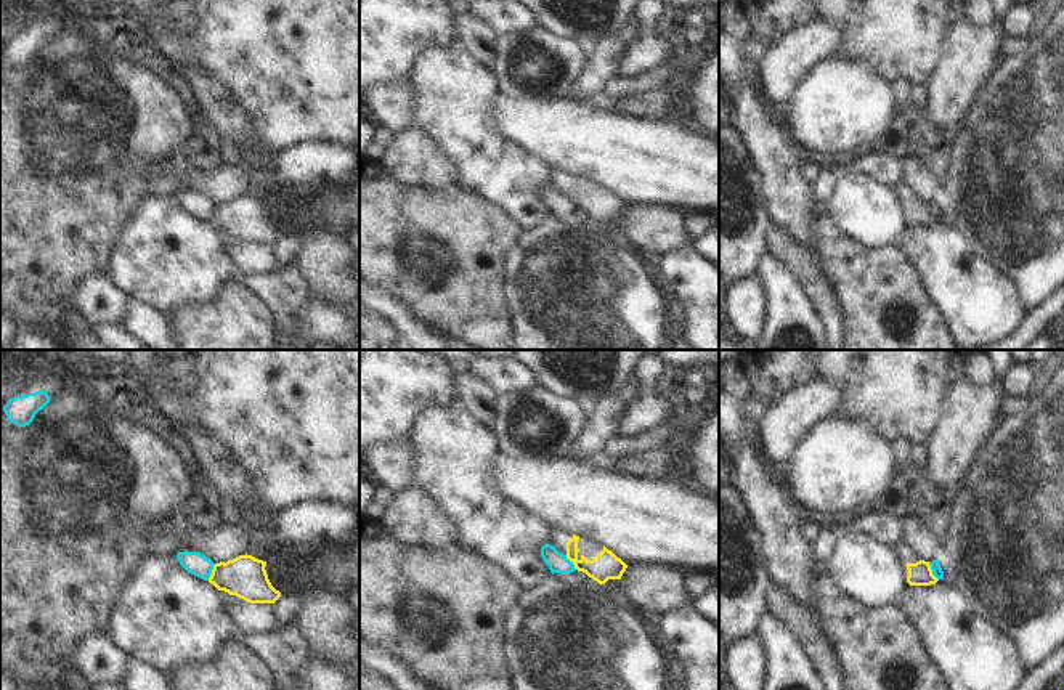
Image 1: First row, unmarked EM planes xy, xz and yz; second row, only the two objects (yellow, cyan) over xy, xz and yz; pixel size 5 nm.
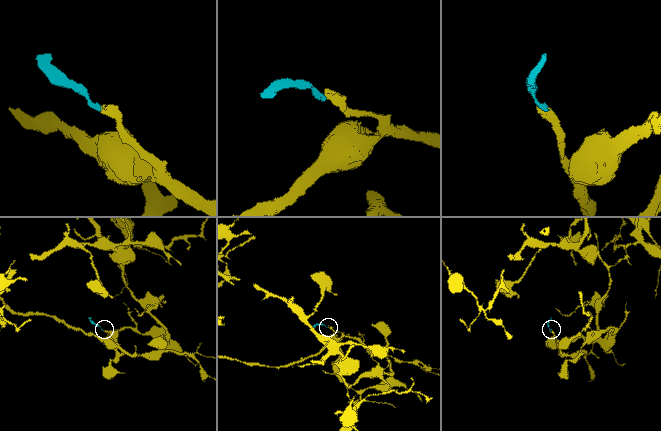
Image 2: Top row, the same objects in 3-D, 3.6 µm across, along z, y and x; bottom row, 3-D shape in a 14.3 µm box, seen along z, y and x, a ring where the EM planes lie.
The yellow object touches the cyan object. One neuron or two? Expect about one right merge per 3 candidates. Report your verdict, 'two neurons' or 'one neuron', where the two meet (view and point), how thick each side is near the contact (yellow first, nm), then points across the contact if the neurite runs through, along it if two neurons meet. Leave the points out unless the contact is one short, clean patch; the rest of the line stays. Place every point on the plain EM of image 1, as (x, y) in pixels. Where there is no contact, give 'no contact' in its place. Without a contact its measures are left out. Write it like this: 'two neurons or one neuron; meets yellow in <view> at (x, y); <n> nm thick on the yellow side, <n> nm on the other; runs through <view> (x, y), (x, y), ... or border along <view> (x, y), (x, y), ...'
two neurons; meets yellow in yz at (931, 212); 120 nm thick on the yellow side, 50 nm on the other; border along yz (928, 202), (938, 220)

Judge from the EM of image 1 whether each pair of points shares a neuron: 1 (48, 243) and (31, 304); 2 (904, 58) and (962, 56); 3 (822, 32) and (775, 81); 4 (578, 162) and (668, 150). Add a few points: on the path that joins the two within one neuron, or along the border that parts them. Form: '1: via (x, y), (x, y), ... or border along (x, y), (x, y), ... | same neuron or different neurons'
1: via (40, 257), (40, 271), (31, 281), (31, 289) | same neuron
2: border along (949, 28), (942, 39), (939, 63), (925, 84) | different neurons
3: via (811, 44), (785, 69) | same neuron
4: via (601, 153), (645, 153) | same neuron

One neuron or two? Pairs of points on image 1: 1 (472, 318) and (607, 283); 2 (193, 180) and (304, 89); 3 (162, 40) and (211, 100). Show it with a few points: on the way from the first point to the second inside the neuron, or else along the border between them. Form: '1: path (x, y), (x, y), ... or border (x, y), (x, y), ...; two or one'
1: border (506, 280), (515, 332); two
2: path (225, 180), (249, 159), (251, 151), (280, 121); one
3: path (177, 55), (204, 85); one

